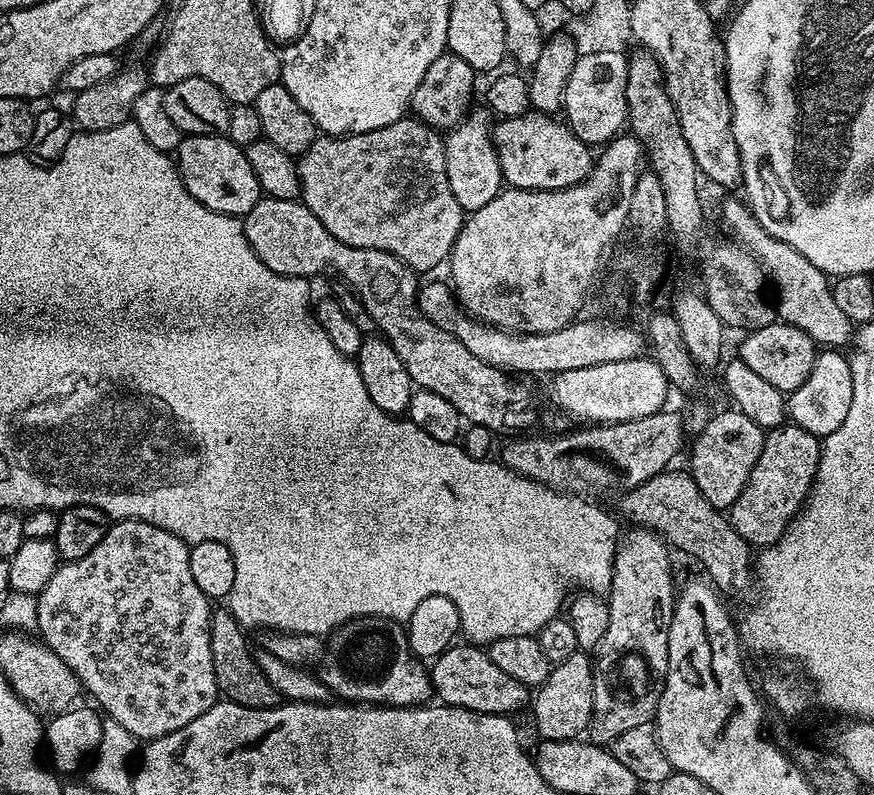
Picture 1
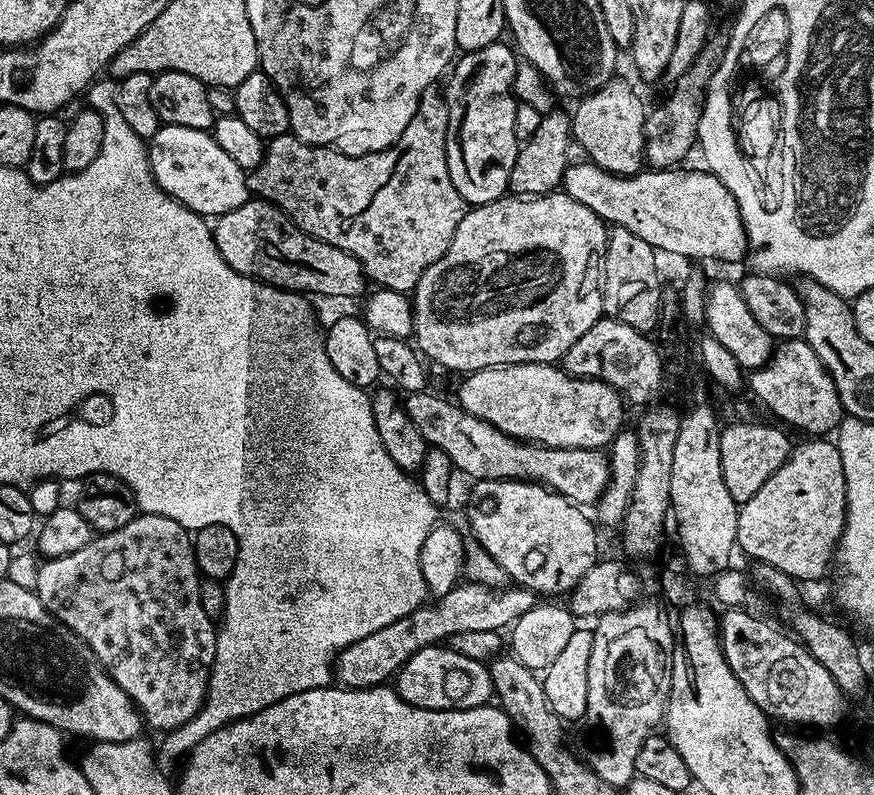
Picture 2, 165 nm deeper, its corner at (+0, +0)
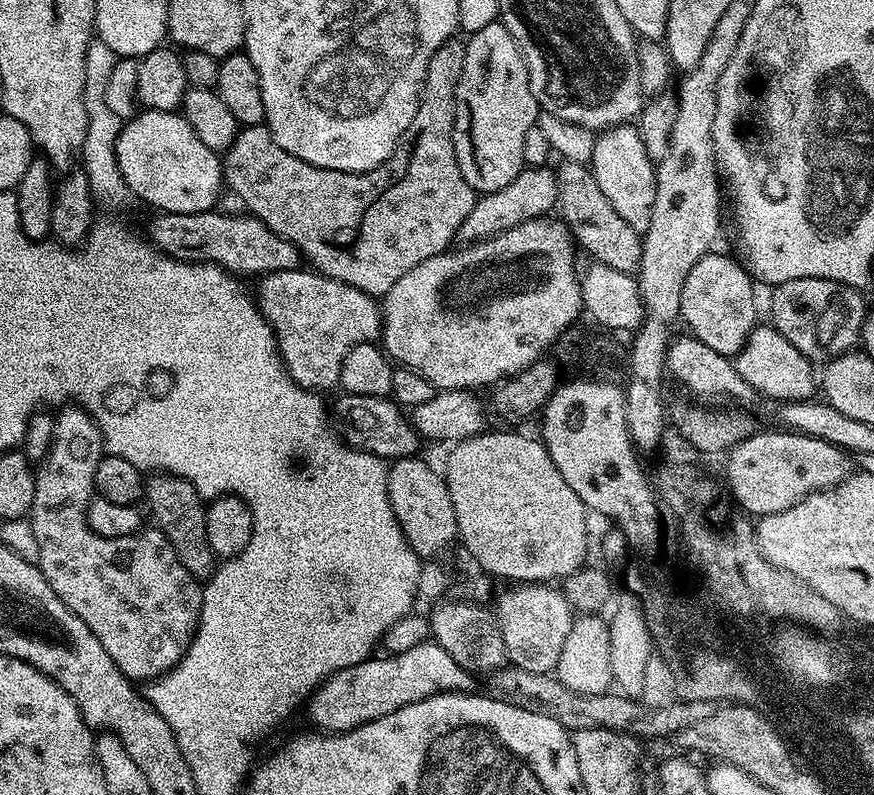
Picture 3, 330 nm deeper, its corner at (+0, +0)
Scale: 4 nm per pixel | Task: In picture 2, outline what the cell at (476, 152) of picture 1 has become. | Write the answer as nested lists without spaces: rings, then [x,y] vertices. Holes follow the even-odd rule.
[[[497,42],[482,46],[482,50],[463,53],[451,65],[447,77],[446,162],[450,179],[468,206],[489,204],[508,192],[510,170],[514,170],[516,156],[522,147],[514,134],[518,101],[512,90],[518,56],[511,43],[504,43]]]

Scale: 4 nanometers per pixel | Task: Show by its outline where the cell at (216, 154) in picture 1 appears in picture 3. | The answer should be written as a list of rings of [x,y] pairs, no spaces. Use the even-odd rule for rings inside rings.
[[[141,111],[121,127],[116,161],[125,189],[160,212],[211,212],[222,189],[222,160],[198,139],[179,111]]]

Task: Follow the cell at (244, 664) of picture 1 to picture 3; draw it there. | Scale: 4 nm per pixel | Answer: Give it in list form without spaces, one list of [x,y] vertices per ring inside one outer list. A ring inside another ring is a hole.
[[[155,473],[145,483],[145,501],[148,500],[150,510],[156,522],[155,527],[164,534],[178,554],[178,560],[186,566],[192,577],[204,582],[214,575],[217,564],[206,533],[207,507],[202,496],[194,490],[194,486],[185,479],[168,473]]]

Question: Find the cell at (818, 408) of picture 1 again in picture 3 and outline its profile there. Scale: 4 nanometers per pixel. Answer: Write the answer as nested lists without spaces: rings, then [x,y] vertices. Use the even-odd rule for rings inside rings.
[[[760,322],[734,357],[736,372],[752,387],[753,393],[769,396],[775,402],[811,400],[818,392],[818,376],[812,373],[813,361],[798,350],[771,323]]]

